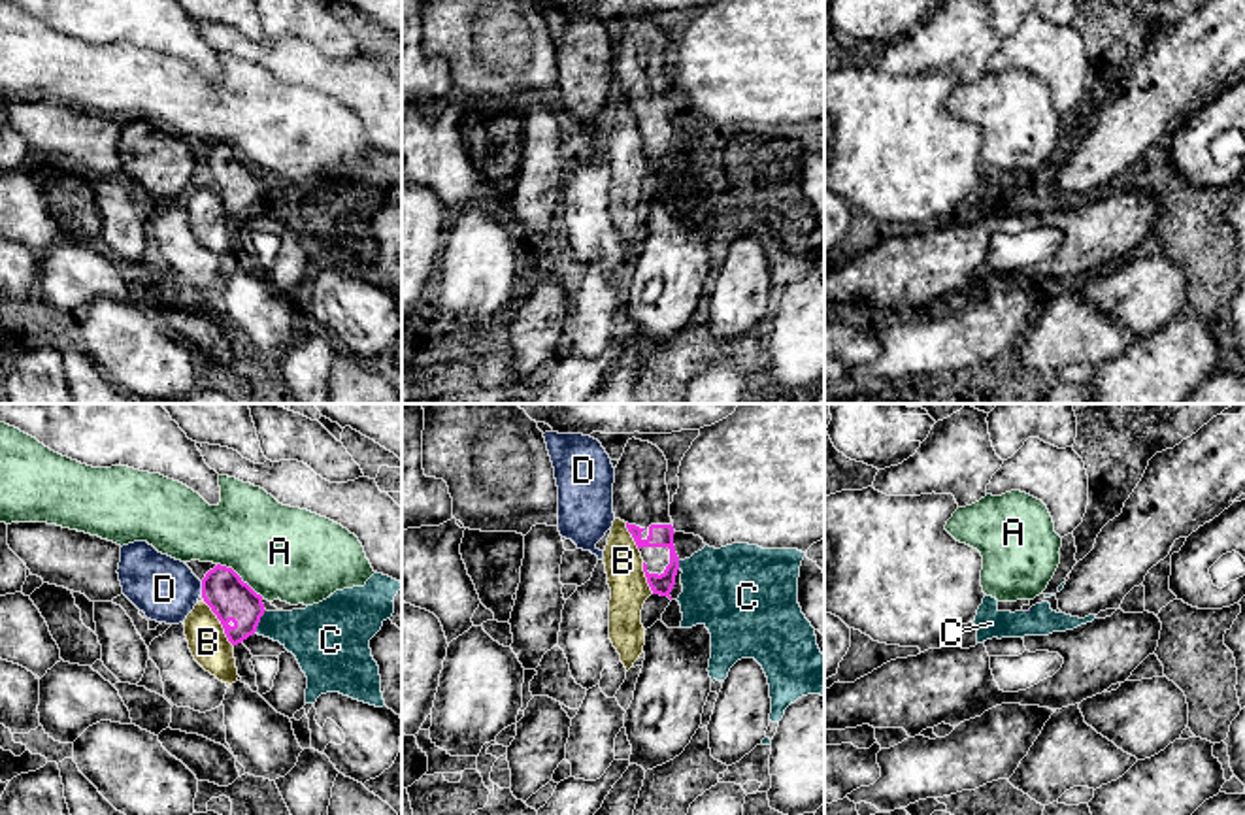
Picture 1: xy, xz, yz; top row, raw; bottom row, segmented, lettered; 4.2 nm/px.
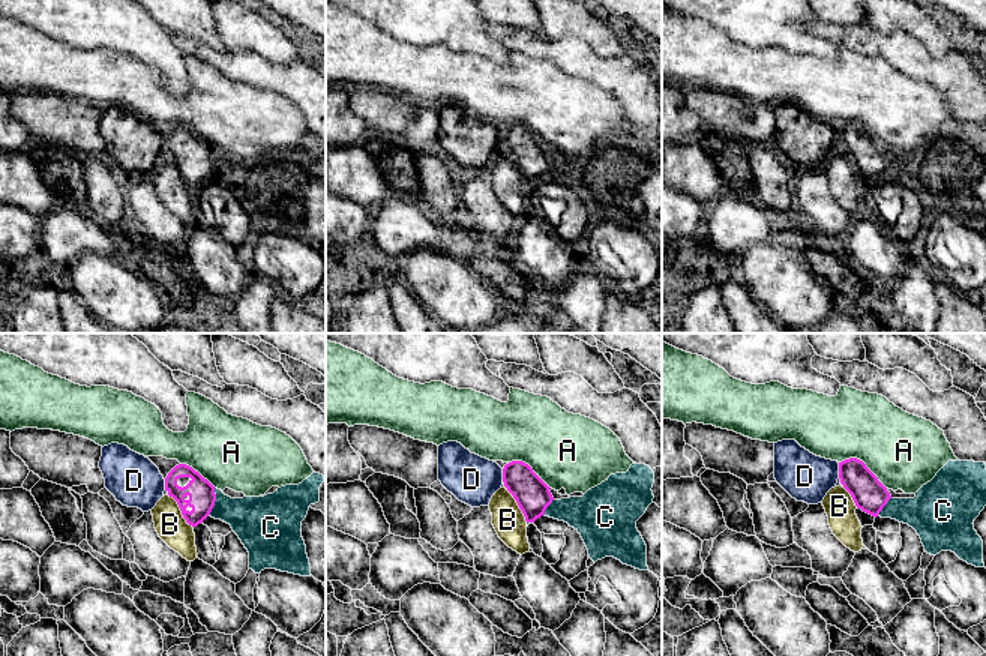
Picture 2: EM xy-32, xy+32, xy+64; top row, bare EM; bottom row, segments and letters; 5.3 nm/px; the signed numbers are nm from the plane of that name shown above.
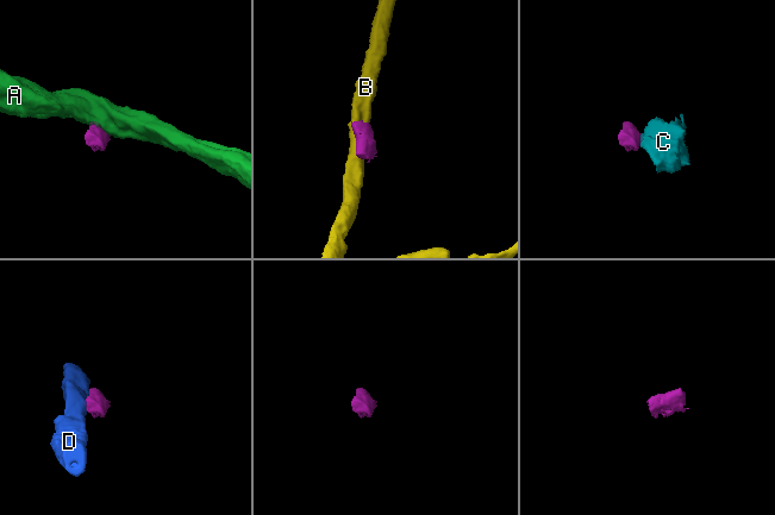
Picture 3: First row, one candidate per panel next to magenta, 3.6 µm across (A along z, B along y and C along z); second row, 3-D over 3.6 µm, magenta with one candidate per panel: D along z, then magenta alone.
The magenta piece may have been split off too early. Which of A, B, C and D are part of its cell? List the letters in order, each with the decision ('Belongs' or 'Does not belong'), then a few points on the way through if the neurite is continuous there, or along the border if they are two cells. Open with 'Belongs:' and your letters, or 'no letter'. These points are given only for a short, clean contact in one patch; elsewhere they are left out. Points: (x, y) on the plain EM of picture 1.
Belongs: no letter
A: Does not belong. Boundary: xy (217, 140), (231, 146), (263, 174)
B: Does not belong
C: Does not belong. Boundary: xy (265, 187), (253, 210)
D: Does not belong

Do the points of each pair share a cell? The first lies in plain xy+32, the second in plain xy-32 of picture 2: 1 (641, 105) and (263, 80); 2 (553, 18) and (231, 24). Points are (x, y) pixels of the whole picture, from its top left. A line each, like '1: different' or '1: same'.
1: same
2: same

